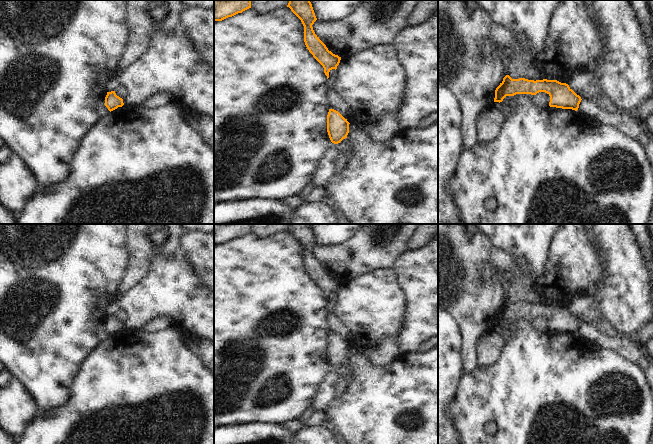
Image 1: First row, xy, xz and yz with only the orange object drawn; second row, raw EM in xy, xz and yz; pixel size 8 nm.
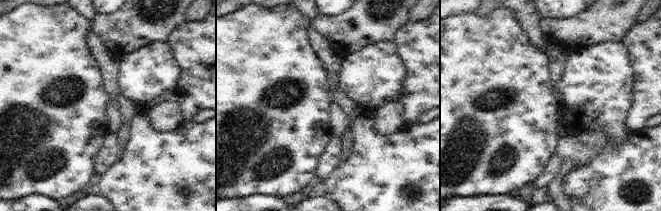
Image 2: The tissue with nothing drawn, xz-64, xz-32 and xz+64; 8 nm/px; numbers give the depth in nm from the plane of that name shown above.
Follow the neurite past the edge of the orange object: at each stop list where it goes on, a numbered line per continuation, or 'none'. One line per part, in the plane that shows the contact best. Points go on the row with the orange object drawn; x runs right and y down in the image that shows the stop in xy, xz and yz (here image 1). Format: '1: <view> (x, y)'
none

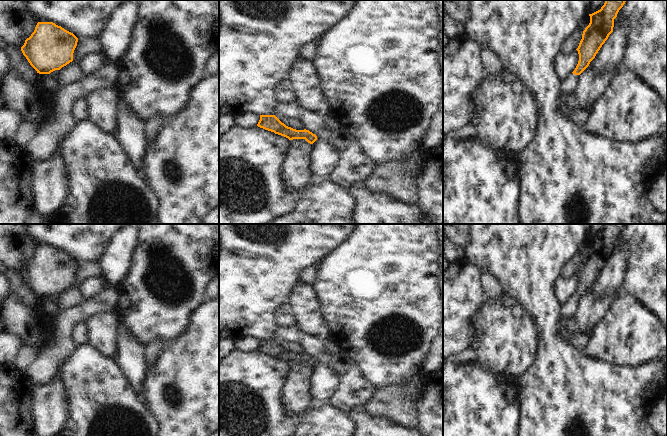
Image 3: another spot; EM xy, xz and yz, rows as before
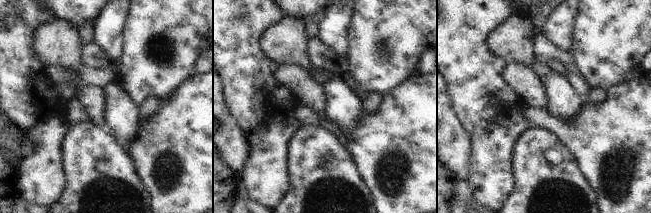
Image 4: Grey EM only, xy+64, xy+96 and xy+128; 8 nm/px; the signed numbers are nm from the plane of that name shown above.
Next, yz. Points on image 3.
1: yz (569, 84)

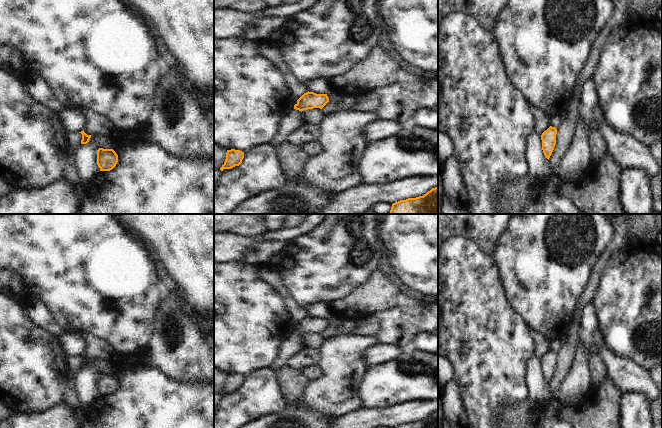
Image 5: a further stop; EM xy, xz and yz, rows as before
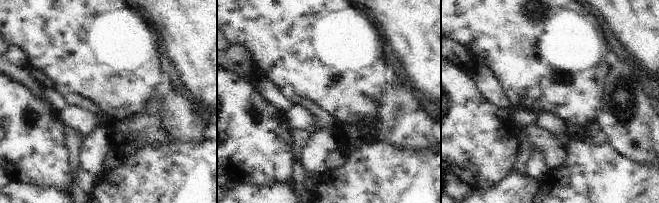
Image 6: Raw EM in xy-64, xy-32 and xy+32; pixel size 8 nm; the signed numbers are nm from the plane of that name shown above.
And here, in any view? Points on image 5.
none

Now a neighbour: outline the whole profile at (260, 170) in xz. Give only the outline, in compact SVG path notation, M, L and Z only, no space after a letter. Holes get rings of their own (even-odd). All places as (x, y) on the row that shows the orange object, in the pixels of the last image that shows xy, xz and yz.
M292 109L281 118L278 131L269 142L245 151L244 158L239 166L222 171L214 186L214 214L231 214L241 202L261 192L279 188L286 182L287 178L280 166L276 150L282 143L287 142L289 135L303 123L301 111Z

